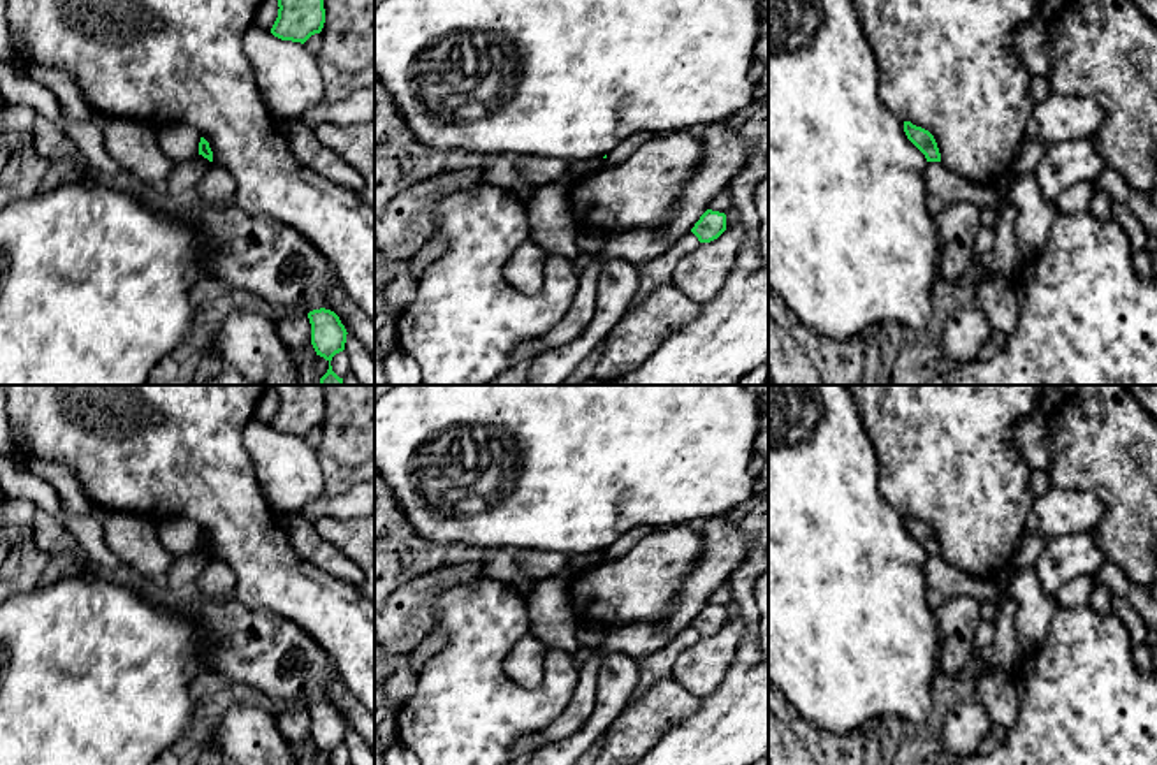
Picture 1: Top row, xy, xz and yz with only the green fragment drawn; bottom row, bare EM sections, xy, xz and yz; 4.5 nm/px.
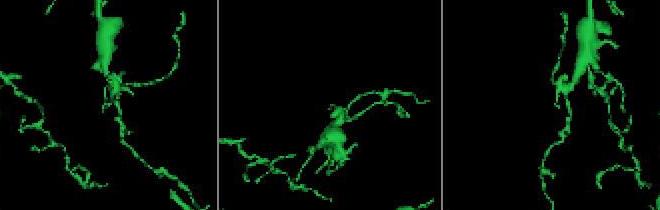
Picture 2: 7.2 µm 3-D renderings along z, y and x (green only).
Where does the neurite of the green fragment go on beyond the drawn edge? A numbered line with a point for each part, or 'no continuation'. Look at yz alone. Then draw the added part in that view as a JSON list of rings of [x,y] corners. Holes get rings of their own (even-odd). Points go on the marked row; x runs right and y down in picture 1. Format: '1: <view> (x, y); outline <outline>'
no continuation

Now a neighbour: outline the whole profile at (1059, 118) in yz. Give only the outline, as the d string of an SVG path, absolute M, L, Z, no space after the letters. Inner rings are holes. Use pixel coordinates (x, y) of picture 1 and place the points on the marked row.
M1051 93L1032 106L1025 139L1048 146L1090 139L1104 120L1106 113L1094 100Z

